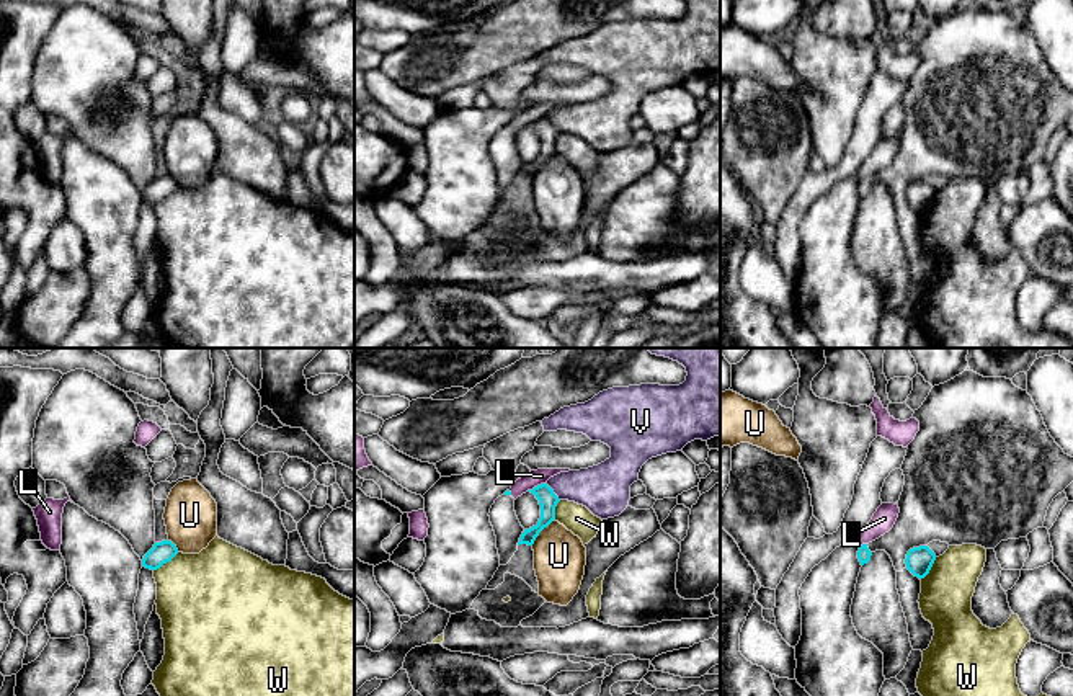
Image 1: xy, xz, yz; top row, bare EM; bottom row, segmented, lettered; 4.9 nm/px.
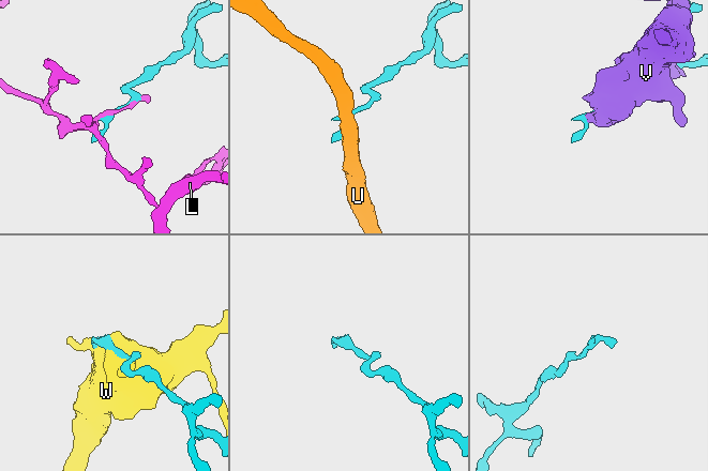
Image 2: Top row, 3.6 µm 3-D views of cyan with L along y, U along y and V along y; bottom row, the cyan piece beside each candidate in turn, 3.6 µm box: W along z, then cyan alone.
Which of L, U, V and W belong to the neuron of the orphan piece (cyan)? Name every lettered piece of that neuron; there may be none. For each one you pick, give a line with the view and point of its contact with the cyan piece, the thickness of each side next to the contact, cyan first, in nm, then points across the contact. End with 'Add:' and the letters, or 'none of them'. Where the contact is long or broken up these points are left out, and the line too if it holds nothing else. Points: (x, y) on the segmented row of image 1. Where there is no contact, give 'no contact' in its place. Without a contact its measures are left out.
Add: none of them

